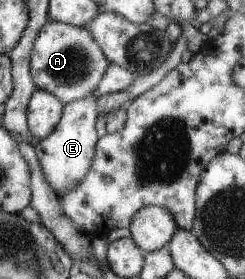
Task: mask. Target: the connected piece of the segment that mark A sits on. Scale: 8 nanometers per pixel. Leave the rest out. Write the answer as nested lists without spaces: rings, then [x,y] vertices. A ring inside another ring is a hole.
[[[45,21],[36,34],[31,51],[31,76],[37,89],[50,92],[63,104],[91,95],[110,65],[87,26]]]

